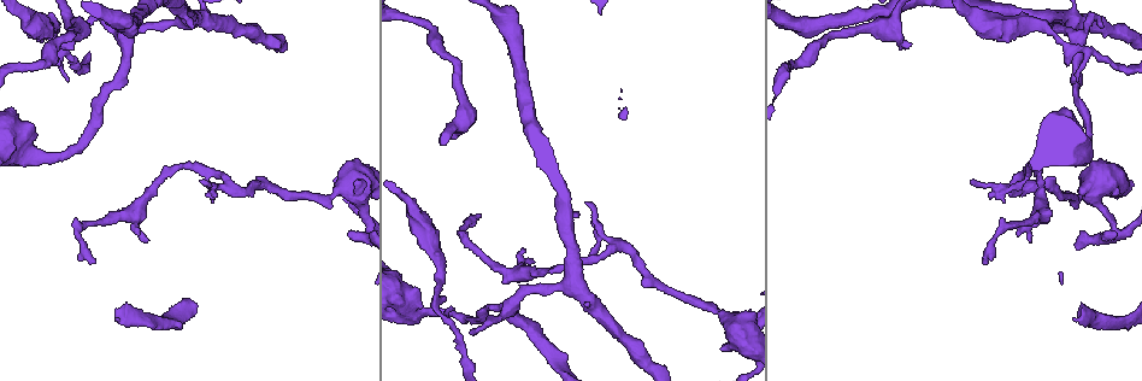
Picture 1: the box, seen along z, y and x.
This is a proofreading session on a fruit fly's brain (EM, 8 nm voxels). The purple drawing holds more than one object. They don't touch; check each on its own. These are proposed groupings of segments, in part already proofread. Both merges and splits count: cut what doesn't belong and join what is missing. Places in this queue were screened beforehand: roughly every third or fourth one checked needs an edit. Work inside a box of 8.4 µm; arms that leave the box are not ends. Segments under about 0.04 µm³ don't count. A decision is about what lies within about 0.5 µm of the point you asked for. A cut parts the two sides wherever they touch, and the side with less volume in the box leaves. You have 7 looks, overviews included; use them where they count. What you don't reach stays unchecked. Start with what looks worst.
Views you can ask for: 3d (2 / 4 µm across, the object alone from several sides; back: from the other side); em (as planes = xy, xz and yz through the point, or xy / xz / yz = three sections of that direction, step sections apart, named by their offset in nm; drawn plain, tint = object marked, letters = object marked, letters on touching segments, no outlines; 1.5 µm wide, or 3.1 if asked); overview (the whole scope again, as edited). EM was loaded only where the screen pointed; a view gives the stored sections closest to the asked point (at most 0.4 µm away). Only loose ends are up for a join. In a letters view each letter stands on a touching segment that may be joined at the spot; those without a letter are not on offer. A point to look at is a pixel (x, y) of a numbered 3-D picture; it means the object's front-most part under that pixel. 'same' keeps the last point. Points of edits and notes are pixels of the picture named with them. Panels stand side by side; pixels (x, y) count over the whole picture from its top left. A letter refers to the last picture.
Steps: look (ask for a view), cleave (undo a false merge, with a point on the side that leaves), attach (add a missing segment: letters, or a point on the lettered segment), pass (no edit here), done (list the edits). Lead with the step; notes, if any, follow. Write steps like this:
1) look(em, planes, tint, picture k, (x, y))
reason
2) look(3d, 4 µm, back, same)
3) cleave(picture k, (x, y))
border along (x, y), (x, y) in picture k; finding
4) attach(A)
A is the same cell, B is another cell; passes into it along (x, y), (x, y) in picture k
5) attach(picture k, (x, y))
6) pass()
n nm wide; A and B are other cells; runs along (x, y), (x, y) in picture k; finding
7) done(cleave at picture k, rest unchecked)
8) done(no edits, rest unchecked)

look(3d, 4 µm, picture 1, (32, 125))

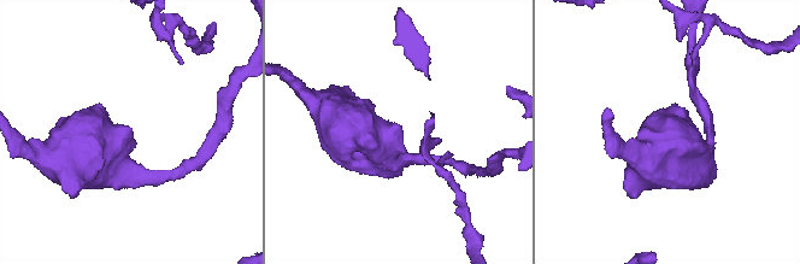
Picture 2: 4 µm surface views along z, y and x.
look(em, planes, plain, picture 2, (400, 127))

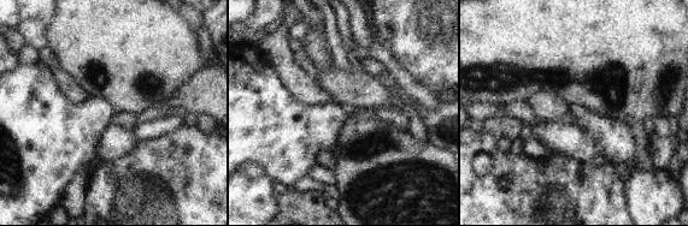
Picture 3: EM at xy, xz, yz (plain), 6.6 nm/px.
look(em, planes, letters, same)

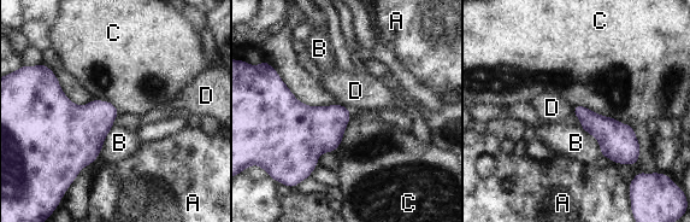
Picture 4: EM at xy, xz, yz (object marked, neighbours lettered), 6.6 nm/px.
pass()
A, B, C and D are other cells; border along (572, 106), (585, 106), (631, 127) in picture 4; none of them fits

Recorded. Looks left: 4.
look(3d, 4 µm, picture 1, (974, 180))
an open end

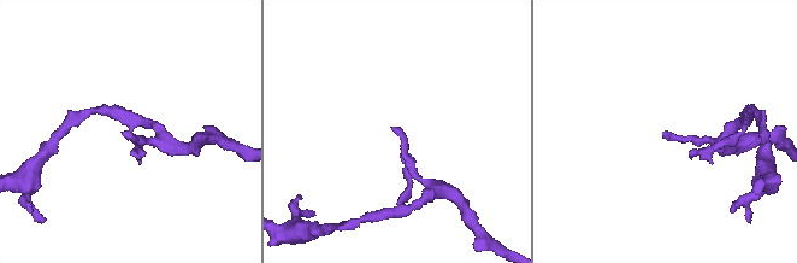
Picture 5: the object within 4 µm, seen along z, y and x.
look(em, planes, letters, picture 5, (393, 128))
now the EM

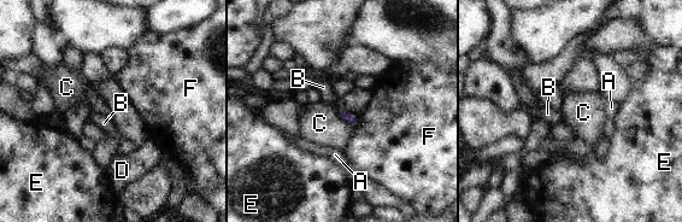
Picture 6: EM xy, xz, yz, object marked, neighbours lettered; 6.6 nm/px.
pass()
A, B, C, D, E and F are other cells; border along (339, 114), (351, 128) in picture 6; no lettered segment goes on from it

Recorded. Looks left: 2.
look(3d, 2 µm, picture 1, (352, 232))
branch stops here

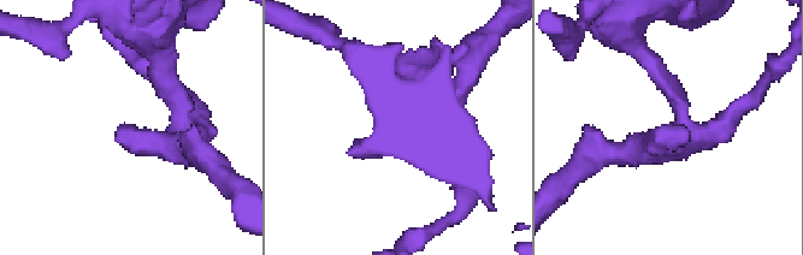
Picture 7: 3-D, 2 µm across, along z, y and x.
look(em, planes, letters, picture 7, (688, 134))
3 arms

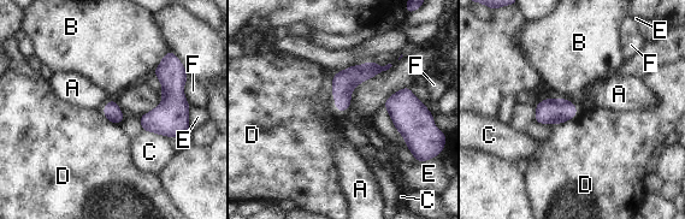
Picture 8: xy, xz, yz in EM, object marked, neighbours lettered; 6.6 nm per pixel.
pass()
120 nm wide; A, B, C, D, E and F are other cells; border along (577, 111), (571, 119), (551, 125) in picture 8; no lettered segment goes on from it

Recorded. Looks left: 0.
done(no edits, rest unchecked)

